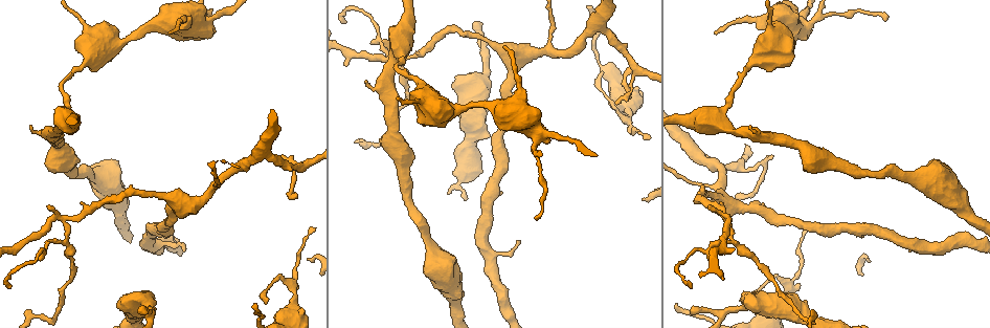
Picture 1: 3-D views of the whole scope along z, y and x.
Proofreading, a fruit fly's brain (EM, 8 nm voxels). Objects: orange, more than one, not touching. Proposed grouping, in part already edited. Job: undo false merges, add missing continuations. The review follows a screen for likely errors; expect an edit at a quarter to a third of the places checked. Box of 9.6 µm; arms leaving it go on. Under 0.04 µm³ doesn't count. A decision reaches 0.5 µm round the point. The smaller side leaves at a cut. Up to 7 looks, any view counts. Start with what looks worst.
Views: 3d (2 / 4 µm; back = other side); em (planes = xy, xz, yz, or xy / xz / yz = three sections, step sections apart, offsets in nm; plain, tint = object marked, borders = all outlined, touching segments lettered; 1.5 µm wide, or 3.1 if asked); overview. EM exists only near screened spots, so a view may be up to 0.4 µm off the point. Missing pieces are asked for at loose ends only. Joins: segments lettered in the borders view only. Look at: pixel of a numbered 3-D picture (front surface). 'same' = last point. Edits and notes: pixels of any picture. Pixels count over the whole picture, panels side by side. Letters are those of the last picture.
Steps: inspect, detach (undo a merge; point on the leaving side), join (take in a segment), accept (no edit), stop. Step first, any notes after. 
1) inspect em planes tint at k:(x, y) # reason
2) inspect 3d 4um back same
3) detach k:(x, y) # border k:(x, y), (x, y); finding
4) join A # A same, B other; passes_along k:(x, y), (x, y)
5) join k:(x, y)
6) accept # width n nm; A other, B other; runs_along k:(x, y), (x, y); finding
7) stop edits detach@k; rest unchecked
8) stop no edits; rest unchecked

inspect 3d 2um at 1:(886, 19) # free end

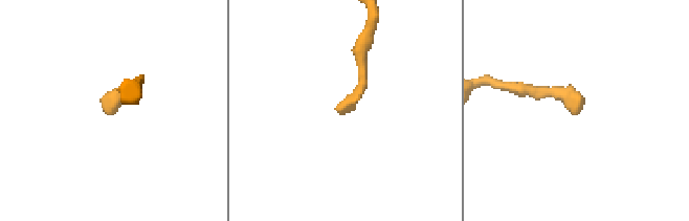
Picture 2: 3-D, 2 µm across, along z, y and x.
inspect em planes borders at 2:(576, 103) # need the tissue

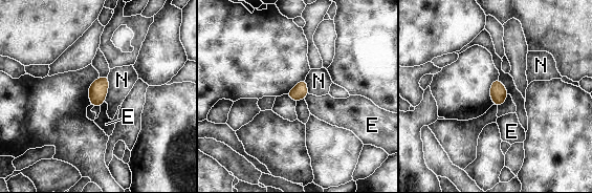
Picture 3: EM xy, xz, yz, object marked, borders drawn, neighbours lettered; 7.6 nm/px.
accept # E other, N other; border 3:(309, 93), (304, 99); no lettered segment goes on from it

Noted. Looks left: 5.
inspect 3d 2um at 1:(723, 219) # a fork

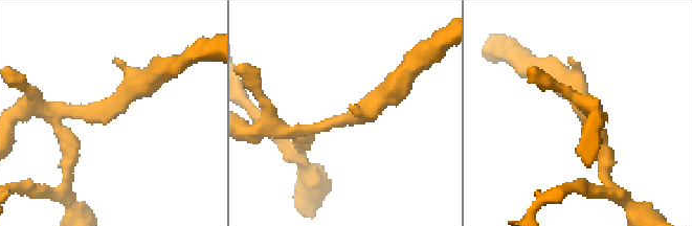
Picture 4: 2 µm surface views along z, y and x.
inspect em yz step 8 tint at 4:(87, 114) # shape alone is not enough

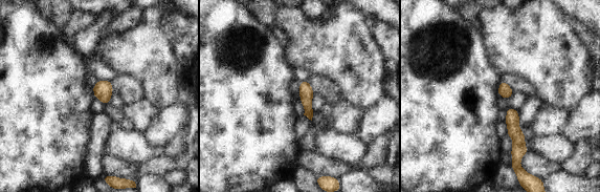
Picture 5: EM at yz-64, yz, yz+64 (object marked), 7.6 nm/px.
inspect em yz step 8 borders same # what lies round it

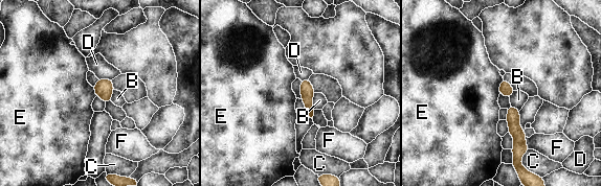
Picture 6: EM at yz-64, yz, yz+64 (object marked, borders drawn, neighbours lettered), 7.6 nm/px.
accept # B other, C other, D other, E other, F other; border 6:(503, 78), (498, 93); all the same neuron

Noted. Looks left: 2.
inspect 3d 4um at 1:(295, 196) # thin end

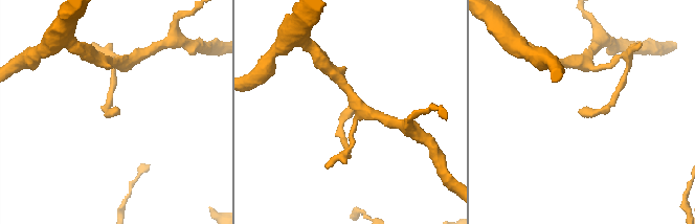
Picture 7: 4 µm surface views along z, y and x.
inspect em xz step 8 borders at 7:(116, 109) # shape alone is not enough

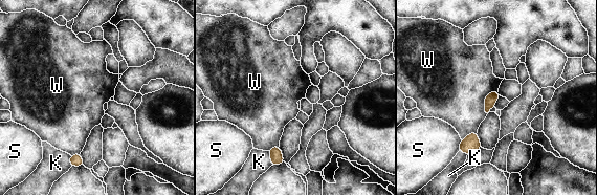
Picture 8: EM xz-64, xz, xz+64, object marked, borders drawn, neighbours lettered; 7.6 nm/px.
accept # width 90 nm; K other, S other, W other; no lettered segment goes on from it

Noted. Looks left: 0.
stop no edits; rest unchecked

